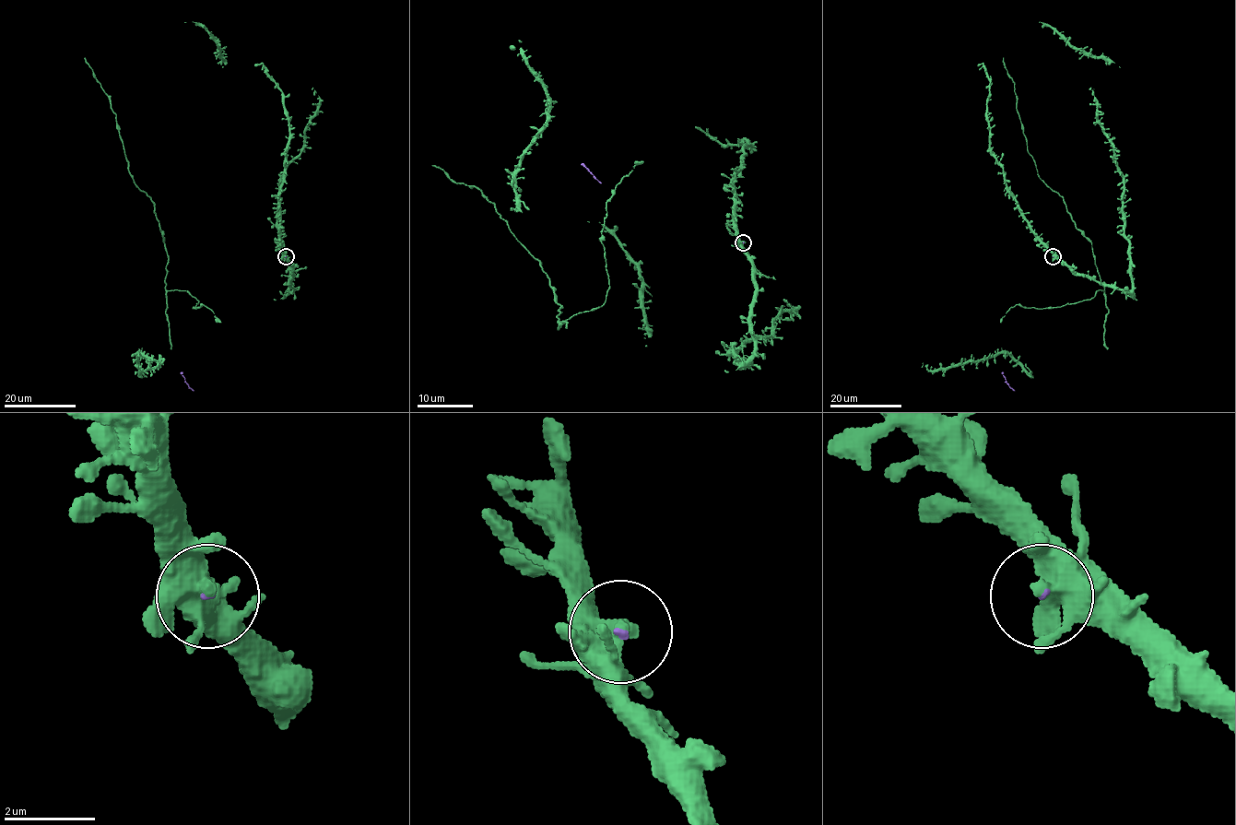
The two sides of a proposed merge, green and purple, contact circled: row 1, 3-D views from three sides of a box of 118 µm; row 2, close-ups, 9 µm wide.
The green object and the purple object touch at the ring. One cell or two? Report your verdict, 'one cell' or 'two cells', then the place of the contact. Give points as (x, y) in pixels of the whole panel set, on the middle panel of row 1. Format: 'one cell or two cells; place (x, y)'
one cell; place (743, 242)

